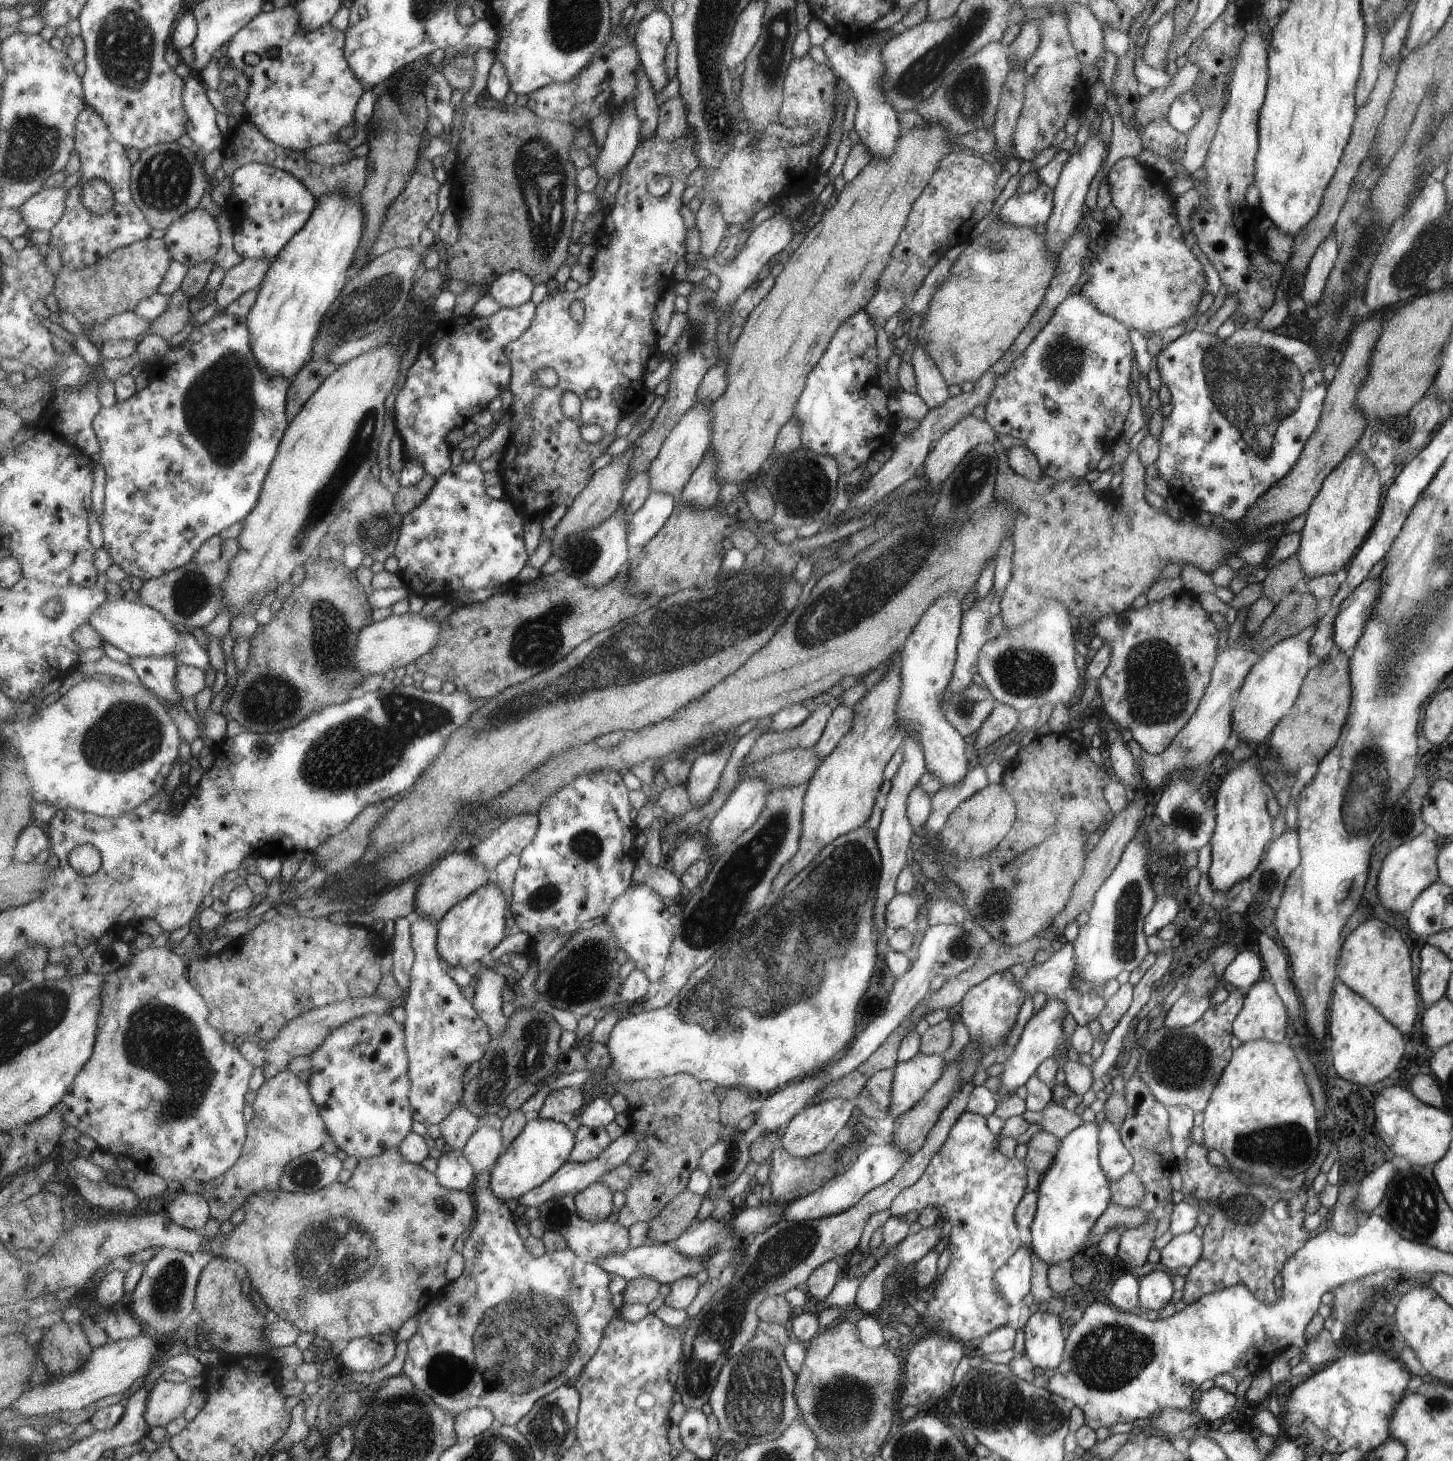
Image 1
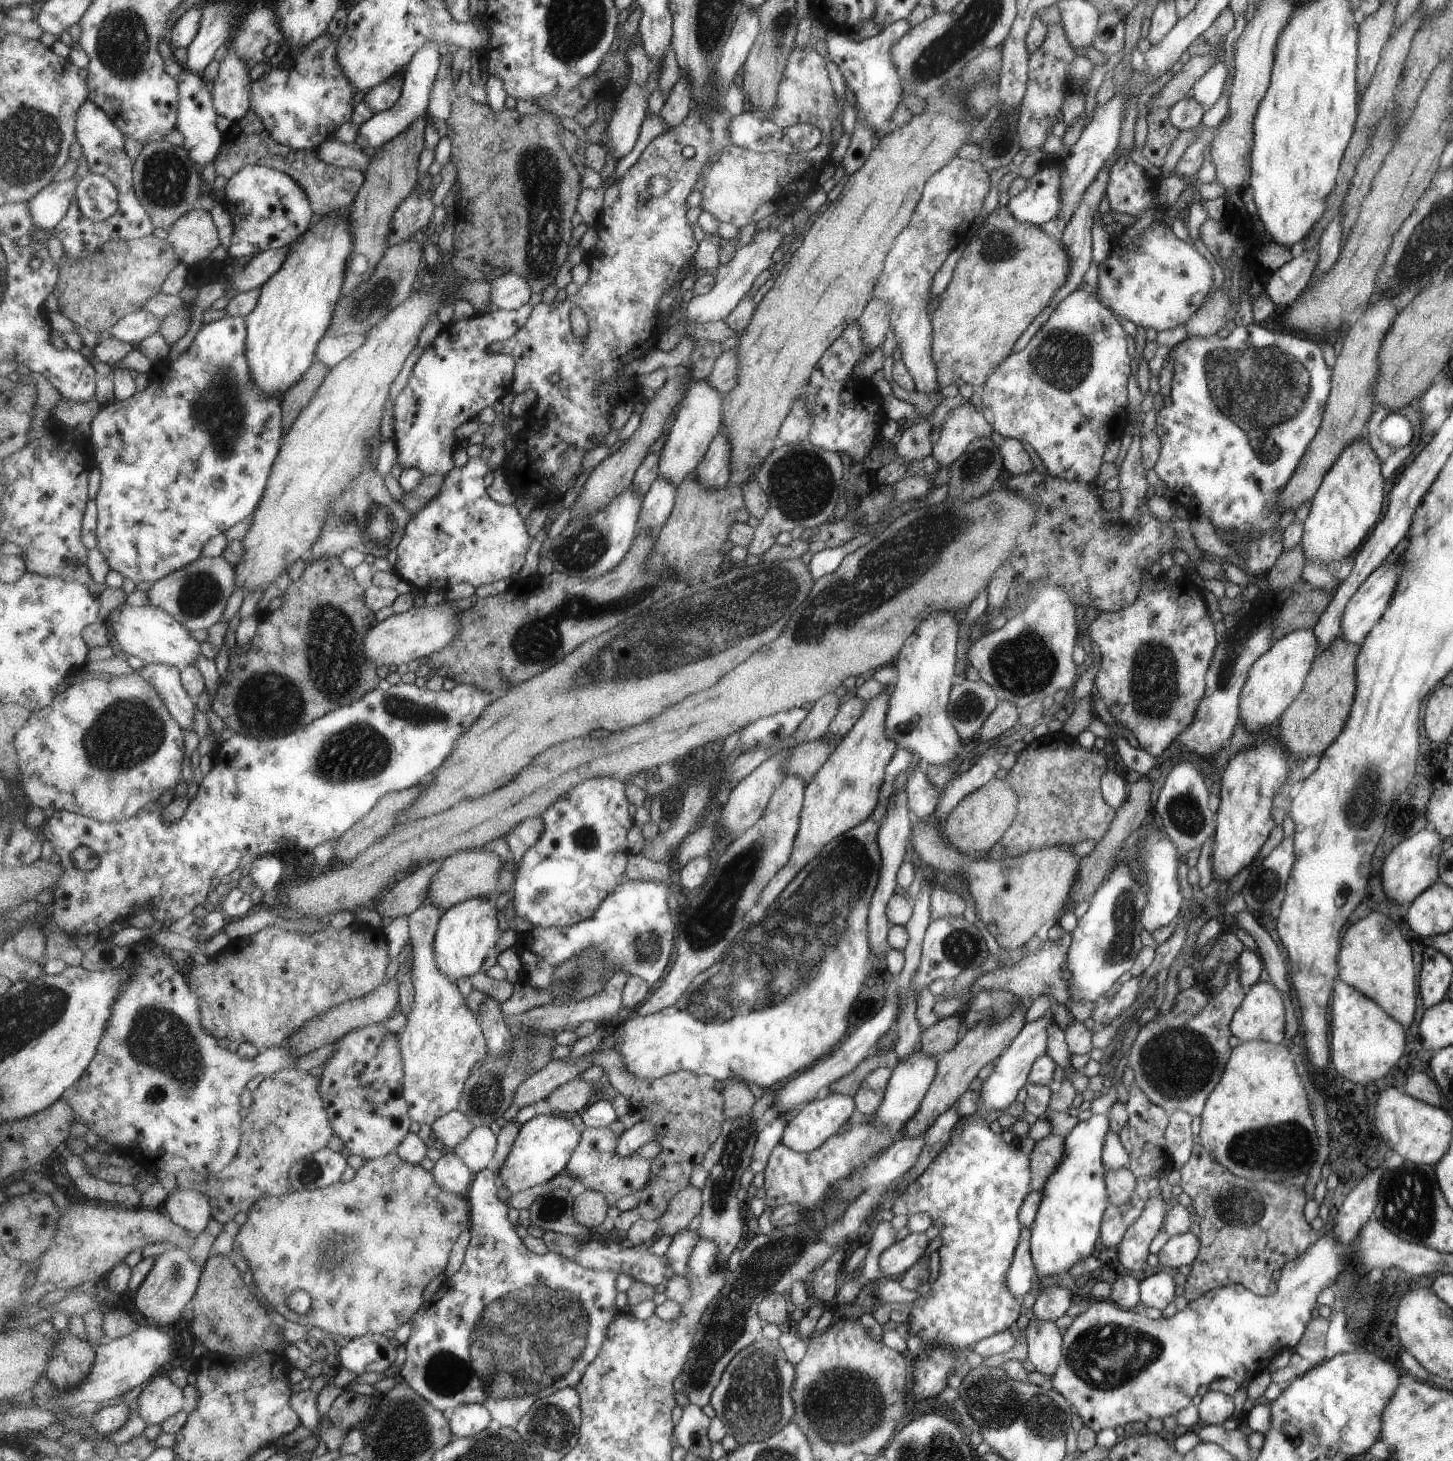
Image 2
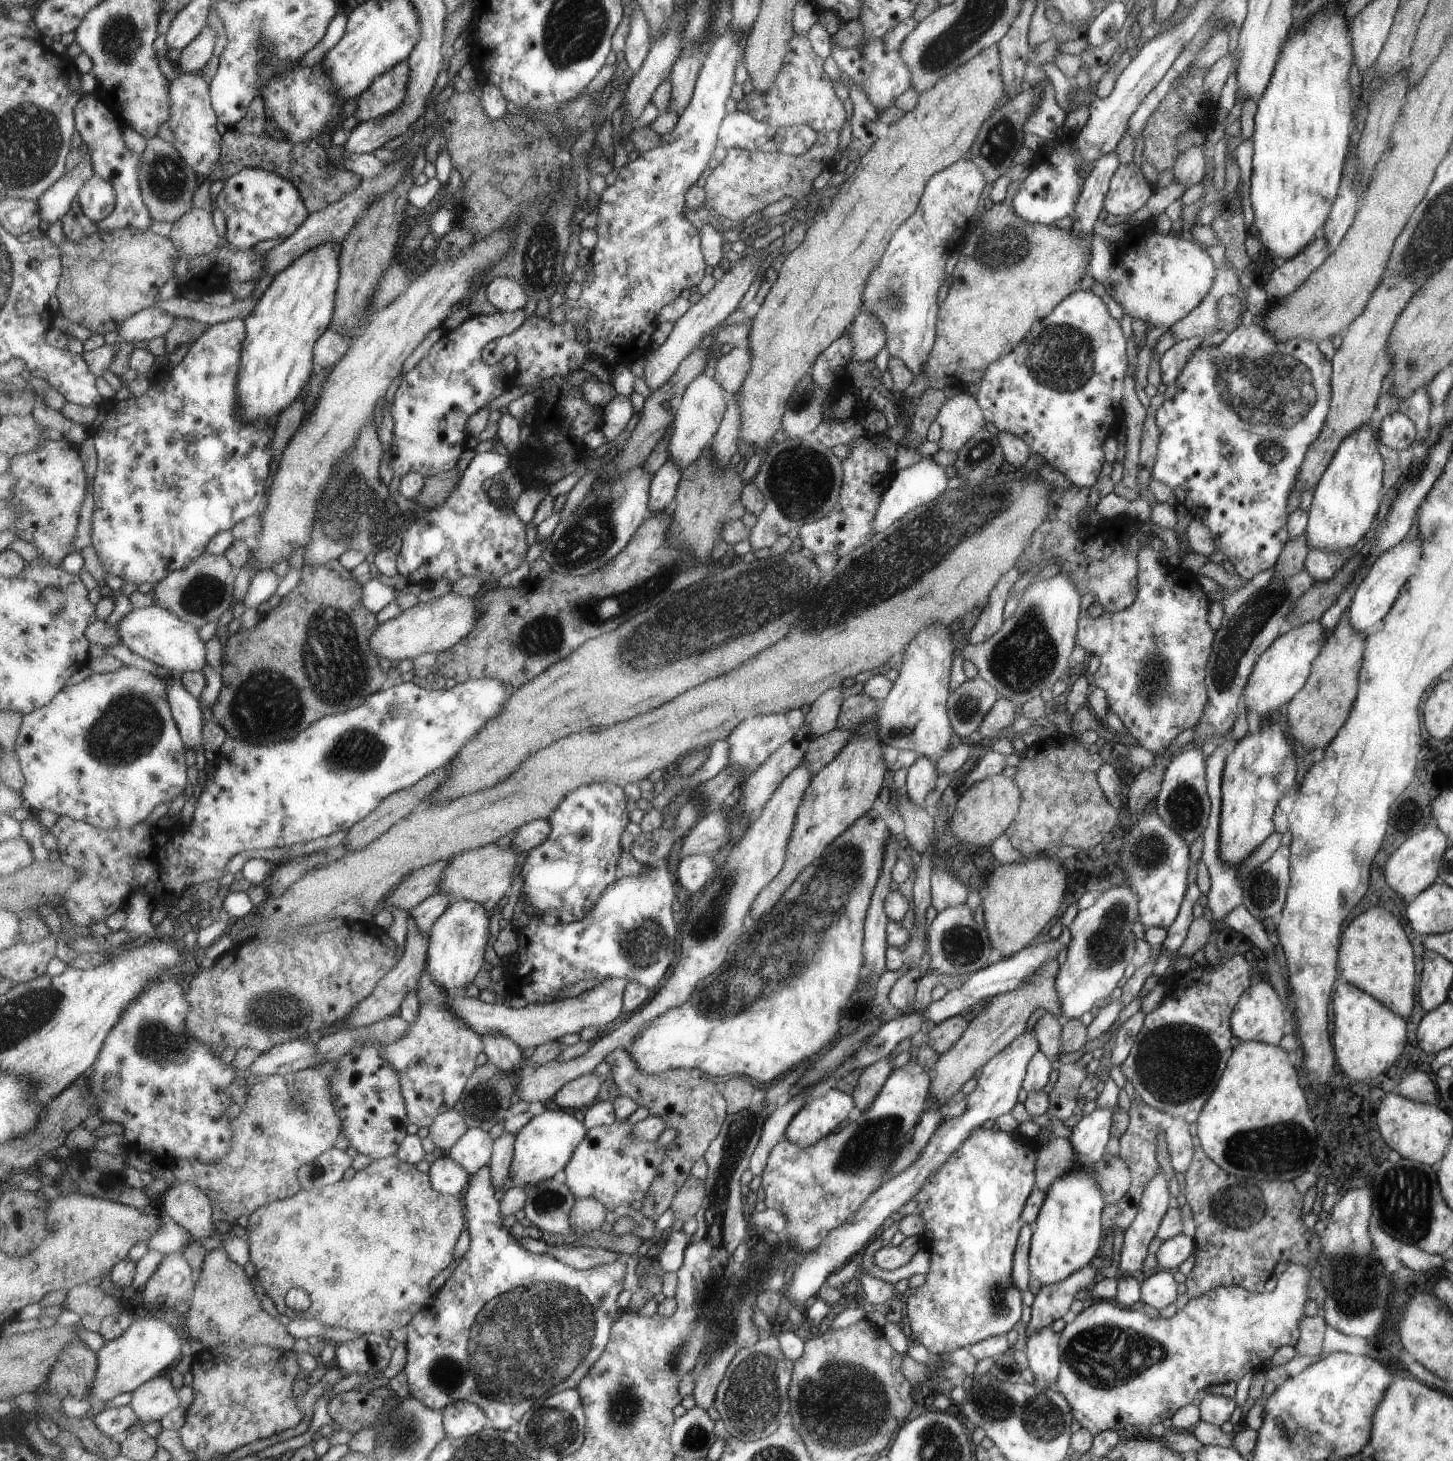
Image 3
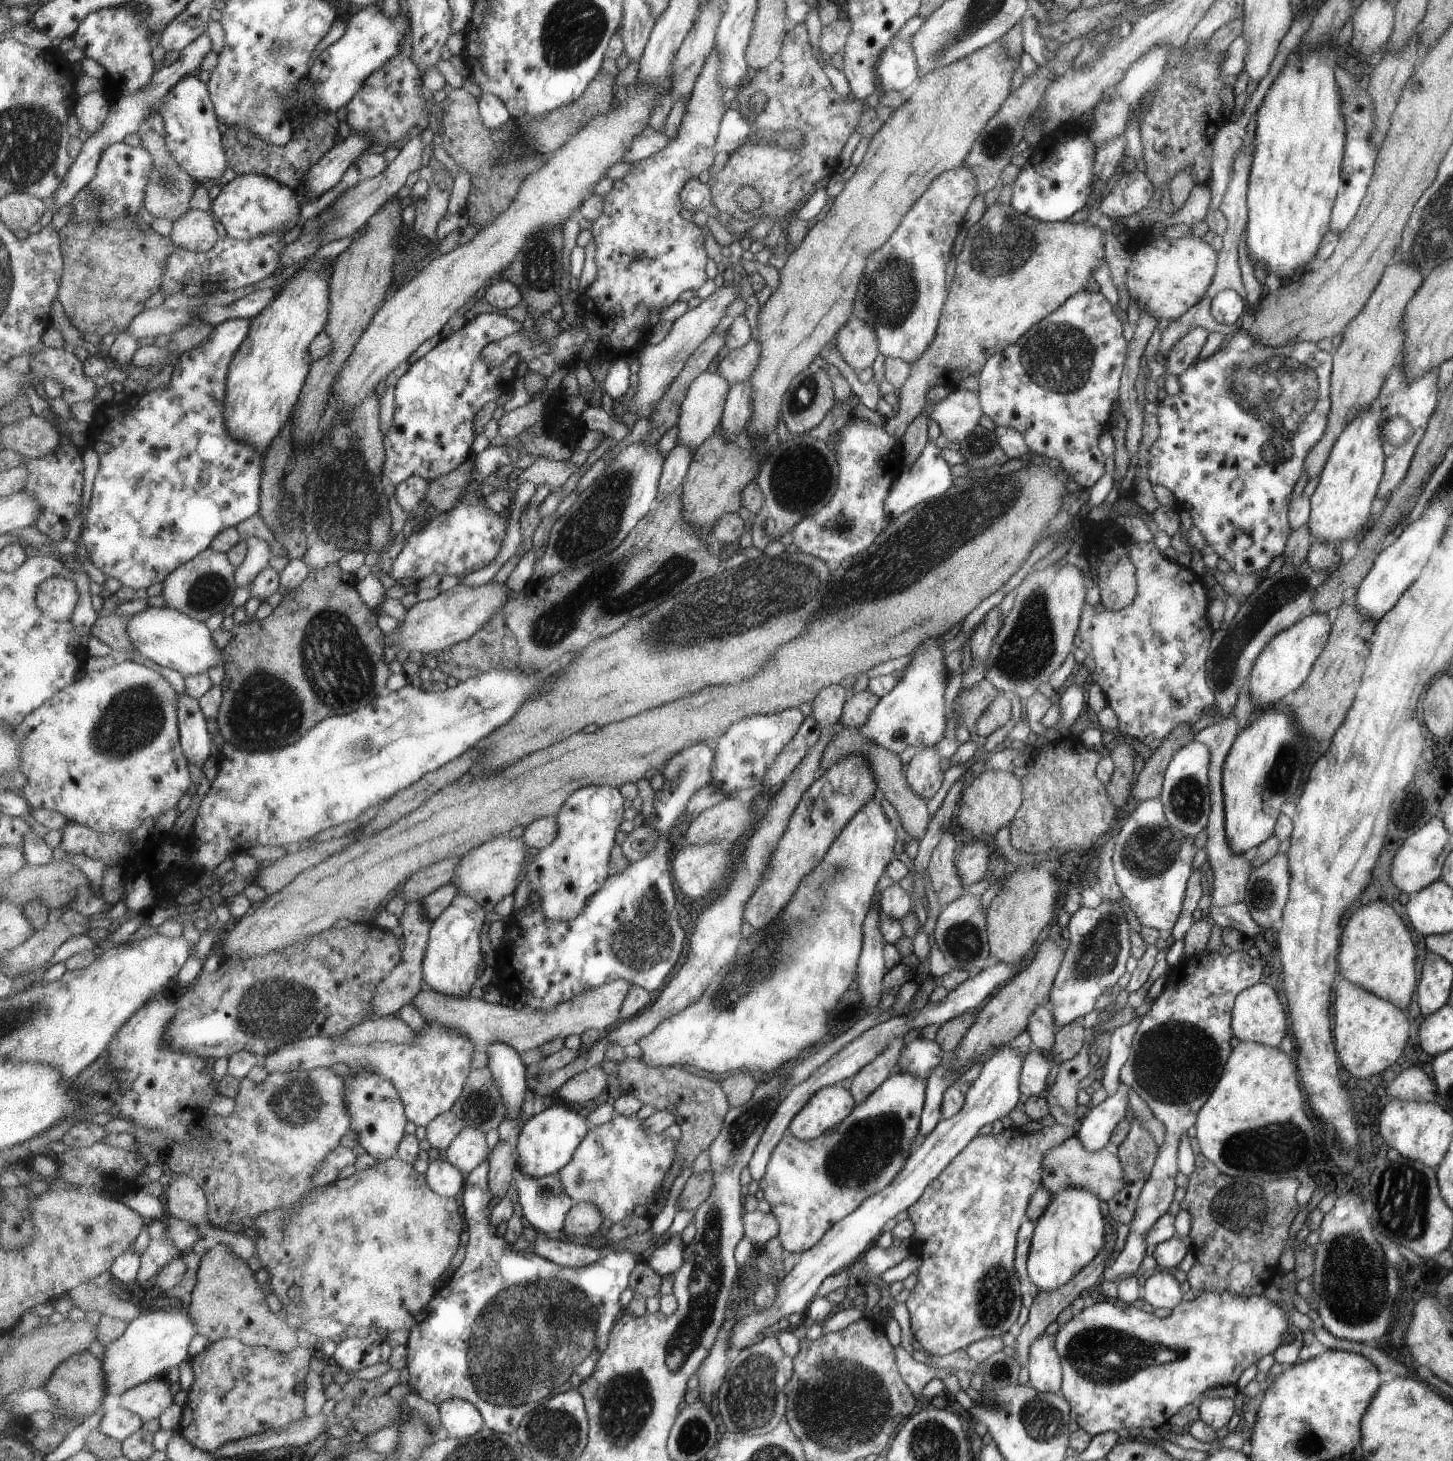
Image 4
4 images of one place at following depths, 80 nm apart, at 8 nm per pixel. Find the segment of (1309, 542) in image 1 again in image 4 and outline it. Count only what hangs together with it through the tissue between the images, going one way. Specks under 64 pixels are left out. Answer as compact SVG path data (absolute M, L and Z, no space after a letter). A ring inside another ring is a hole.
M1372 407L1363 408L1345 426L1332 445L1328 460L1321 470L1319 482L1310 497L1307 527L1311 539L1341 543L1361 530L1369 518L1377 482L1383 472L1382 423L1379 412Z

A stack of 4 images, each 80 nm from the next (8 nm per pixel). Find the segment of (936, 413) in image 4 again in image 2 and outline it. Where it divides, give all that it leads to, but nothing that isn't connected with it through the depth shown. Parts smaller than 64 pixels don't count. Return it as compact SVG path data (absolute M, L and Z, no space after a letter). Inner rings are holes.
M963 403L948 412L940 428L937 442L932 445L931 456L938 468L948 467L973 440L979 437L994 437L992 428L969 403Z

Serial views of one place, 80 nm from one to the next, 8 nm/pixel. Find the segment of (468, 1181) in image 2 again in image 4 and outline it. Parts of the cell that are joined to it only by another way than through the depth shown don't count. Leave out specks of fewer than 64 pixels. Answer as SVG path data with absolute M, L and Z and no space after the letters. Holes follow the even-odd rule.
M442 1156L429 1163L425 1174L433 1192L441 1196L461 1197L467 1176L461 1173L457 1166L448 1162L446 1157Z

